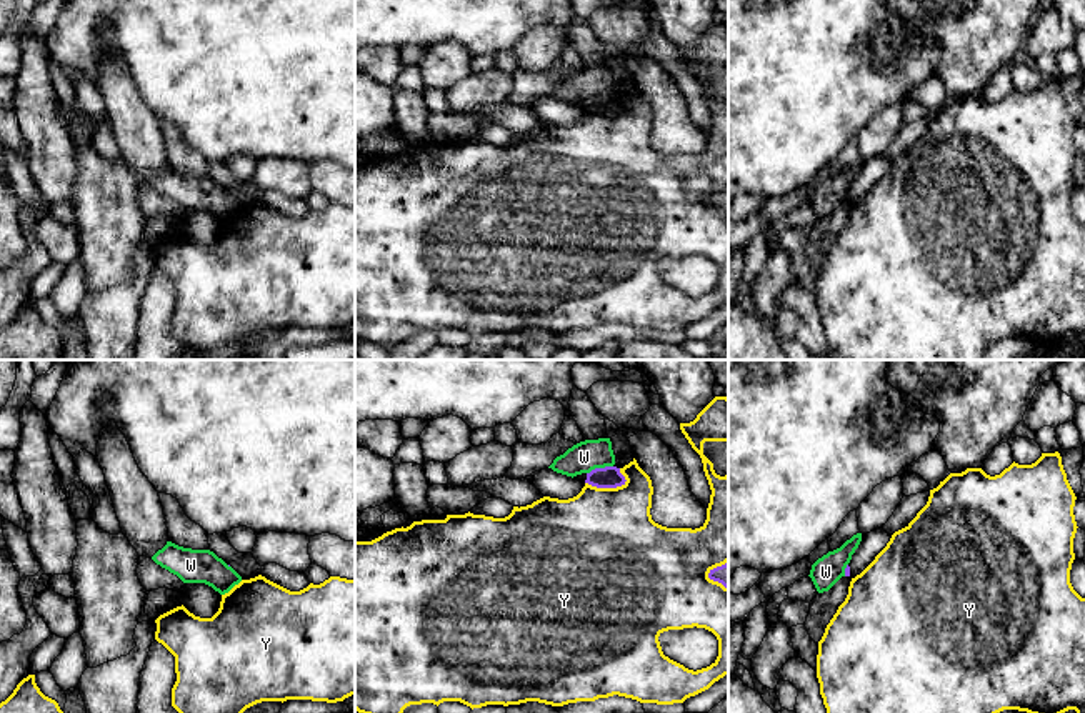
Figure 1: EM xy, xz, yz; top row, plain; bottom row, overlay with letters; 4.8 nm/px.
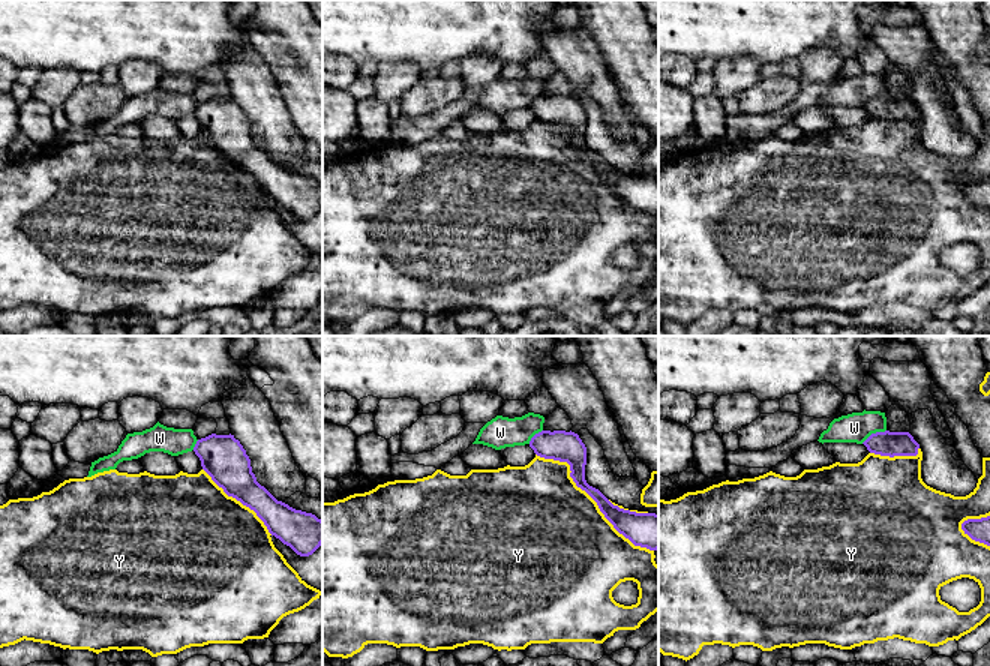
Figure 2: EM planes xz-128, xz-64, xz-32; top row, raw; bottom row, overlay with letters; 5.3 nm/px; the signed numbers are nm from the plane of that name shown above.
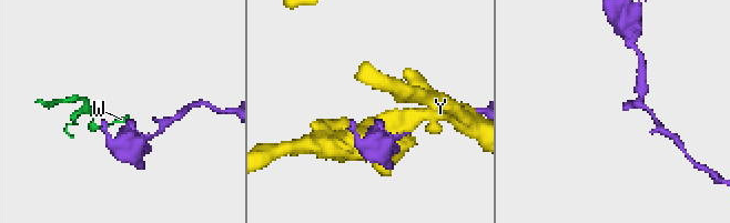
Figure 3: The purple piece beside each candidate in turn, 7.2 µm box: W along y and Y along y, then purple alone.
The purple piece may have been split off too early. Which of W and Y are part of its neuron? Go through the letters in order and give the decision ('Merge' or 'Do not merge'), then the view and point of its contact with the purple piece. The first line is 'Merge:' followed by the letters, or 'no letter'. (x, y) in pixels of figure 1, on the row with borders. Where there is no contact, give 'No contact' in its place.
Merge: no letter
W: Do not merge. Touches purple at xz (599, 468)
Y: Do not merge. Touches purple at xz (605, 487)

